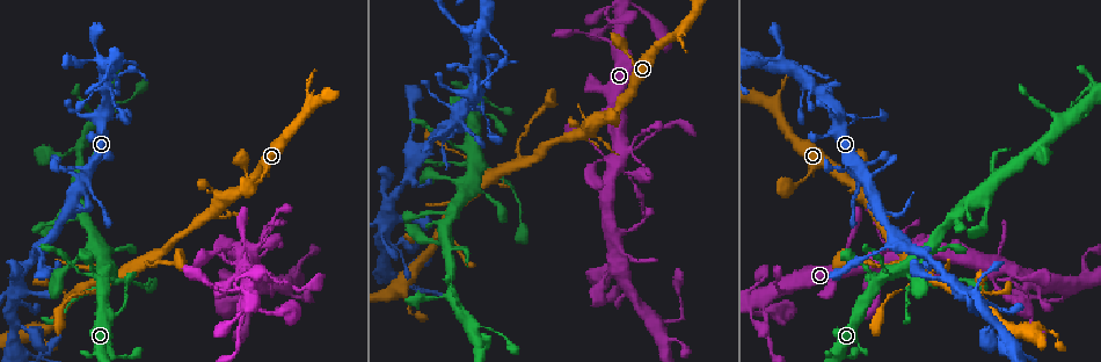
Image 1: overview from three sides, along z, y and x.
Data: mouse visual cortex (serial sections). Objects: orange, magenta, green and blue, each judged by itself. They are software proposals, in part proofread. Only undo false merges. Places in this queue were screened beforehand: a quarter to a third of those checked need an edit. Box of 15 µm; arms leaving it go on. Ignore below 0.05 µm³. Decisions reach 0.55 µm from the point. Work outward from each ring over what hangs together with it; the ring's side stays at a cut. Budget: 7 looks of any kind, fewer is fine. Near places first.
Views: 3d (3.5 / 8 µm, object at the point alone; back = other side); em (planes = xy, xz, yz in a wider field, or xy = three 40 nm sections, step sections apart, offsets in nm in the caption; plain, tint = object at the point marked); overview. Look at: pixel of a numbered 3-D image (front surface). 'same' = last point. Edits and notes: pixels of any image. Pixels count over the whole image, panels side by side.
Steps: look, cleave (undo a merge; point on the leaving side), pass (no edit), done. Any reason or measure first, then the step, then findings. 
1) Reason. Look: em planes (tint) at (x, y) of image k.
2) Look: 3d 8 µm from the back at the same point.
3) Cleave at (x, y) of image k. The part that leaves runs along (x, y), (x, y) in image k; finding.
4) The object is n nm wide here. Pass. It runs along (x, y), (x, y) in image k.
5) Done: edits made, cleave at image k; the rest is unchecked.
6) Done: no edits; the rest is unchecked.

Abrupt turn. Look: 3d 3.5 µm at (834, 110) of image 1.

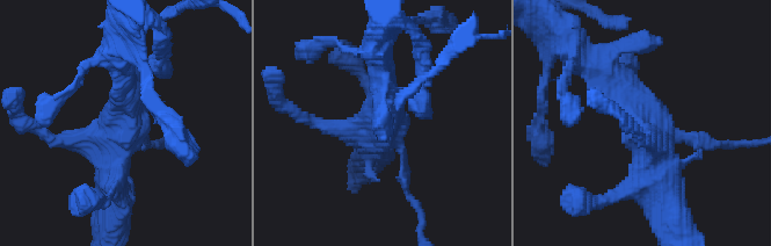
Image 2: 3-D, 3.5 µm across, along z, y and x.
Look: em xy step 2 (tint) at (124, 130) of image 2.

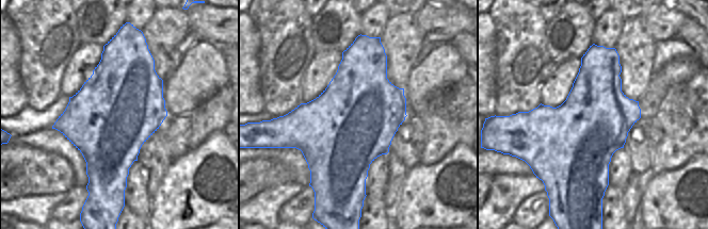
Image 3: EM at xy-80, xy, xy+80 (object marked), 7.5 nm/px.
Pass. It runs along (674, 223), (641, 118), (609, 80) in image 2; one cell here.

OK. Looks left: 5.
Thick turns thin. Look: 3d 3.5 µm at (625, 254) of image 1.

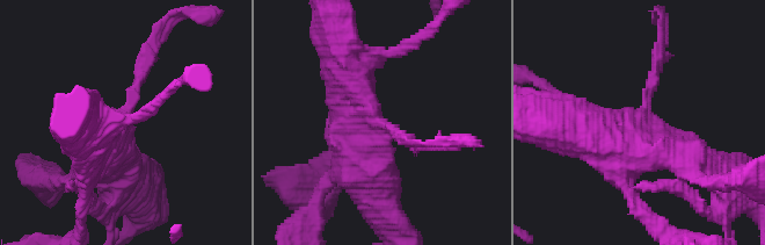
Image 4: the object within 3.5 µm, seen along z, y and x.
Need the tissue. Look: em xy step 5 (tint) at (648, 108) of image 4.

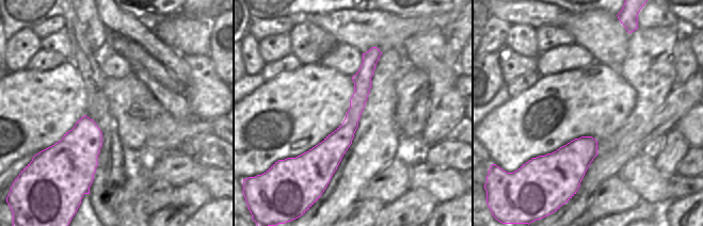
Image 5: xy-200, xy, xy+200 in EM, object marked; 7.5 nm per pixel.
Pass. It runs along (87, 142), (133, 103), (155, 35) in image 4; all the same cell.

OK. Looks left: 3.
Narrows sharply. Look: 3d 3.5 µm at (1027, 296) of image 1.

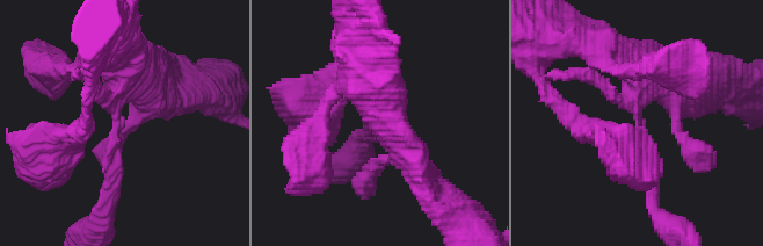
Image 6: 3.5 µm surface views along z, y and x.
Look: em xy step 5 (tint) at (120, 131) of image 6.

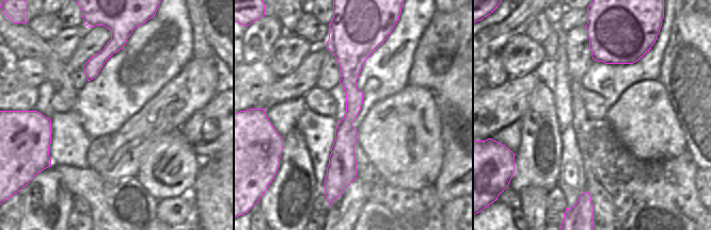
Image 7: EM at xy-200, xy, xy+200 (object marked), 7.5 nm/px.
Pass. It runs along (345, 48), (351, 113), (340, 187) in image 7; all the same cell.

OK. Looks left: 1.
Done: no edits; the rest is unchecked.

